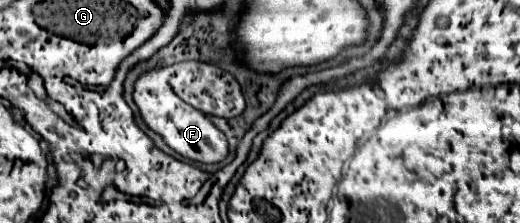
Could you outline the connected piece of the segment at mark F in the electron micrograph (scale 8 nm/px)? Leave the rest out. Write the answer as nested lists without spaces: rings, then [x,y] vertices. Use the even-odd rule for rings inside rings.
[[[156,67],[146,73],[142,73],[134,83],[132,99],[138,105],[138,111],[142,115],[142,121],[158,133],[170,149],[180,153],[182,157],[198,163],[220,163],[228,157],[228,141],[226,135],[210,121],[208,115],[202,111],[196,111],[192,105],[184,103],[168,83],[168,67]]]

